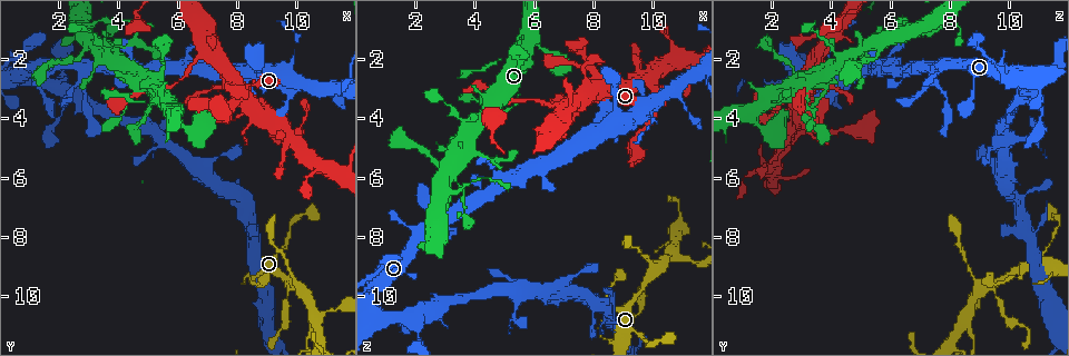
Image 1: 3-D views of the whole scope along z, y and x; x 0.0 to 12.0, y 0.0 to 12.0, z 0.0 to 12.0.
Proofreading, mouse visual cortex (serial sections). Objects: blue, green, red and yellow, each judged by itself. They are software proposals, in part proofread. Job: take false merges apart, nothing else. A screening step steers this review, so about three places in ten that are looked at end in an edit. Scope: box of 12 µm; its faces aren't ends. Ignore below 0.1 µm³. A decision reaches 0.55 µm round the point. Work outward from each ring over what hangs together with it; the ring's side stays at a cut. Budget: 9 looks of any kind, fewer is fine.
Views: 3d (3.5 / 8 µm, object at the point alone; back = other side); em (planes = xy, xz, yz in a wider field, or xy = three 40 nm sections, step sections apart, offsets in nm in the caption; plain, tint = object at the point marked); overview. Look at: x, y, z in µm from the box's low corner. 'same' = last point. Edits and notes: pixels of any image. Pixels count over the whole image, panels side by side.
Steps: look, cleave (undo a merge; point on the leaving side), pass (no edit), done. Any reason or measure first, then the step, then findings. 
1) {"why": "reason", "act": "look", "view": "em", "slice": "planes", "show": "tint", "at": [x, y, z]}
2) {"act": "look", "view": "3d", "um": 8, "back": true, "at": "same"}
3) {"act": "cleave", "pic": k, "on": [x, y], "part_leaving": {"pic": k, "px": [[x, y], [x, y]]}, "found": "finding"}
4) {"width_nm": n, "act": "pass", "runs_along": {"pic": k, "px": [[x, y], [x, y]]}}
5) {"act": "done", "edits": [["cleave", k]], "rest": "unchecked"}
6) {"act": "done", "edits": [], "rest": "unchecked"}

{"why": "calibre changes", "act": "look", "view": "3d", "um": 8, "back": true, "at": [8.3, 3.3, 2.9]}

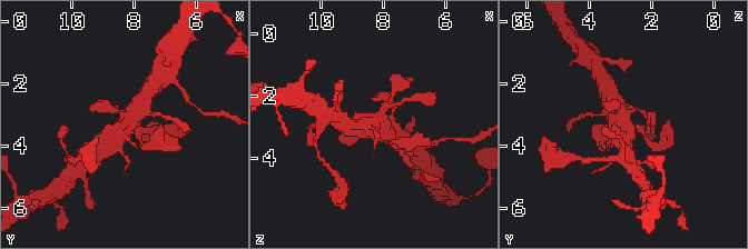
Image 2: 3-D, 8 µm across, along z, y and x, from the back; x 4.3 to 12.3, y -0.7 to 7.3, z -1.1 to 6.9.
{"why": "need the tissue", "act": "look", "view": "em", "slice": "xy", "step": 3, "show": "tint", "at": [8.3, 3.3, 2.9]}

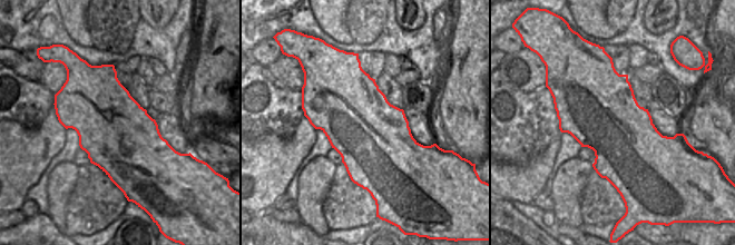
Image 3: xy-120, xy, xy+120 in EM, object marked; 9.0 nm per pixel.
{"act": "pass", "found": "one cell here"}

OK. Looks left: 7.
{"act": "look", "view": "3d", "um": 3.5, "at": [6.4, 2.3, 3.5]}

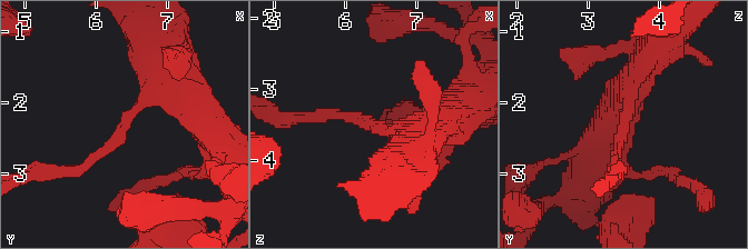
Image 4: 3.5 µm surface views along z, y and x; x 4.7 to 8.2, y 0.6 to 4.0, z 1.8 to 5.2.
{"arm_widths_nm": [150, 350], "act": "look", "view": "em", "slice": "xy", "step": 5, "show": "tint", "at": [6.40, 2.30, 3.50]}

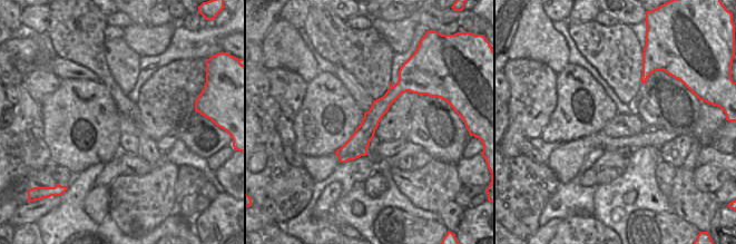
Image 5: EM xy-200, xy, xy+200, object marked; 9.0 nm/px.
{"width_nm": 200, "act": "pass", "runs_along": {"pic": 4, "px": [[183, 96], [153, 92], [115, 143], [70, 170]]}, "found": "continuous, no second cell"}

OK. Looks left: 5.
{"why": "three arms meet", "act": "look", "view": "3d", "um": 3.5, "at": [2.9, 1.7, 5.7]}

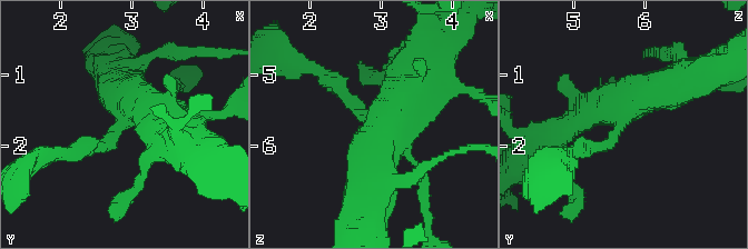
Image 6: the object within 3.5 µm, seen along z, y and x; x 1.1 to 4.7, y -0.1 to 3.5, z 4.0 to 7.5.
{"act": "look", "view": "em", "slice": "planes", "show": "plain", "at": [2.85, 1.65, 5.70]}

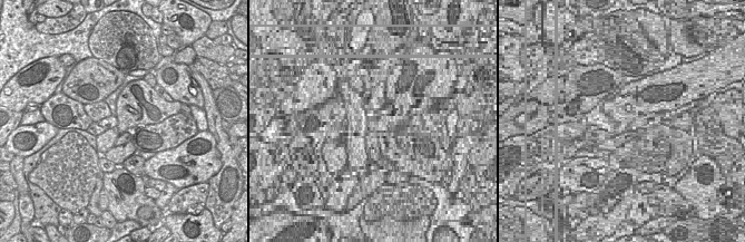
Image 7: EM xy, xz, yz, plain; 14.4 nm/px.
{"why": "with the object marked", "act": "look", "view": "em", "slice": "planes", "show": "tint", "at": "same"}

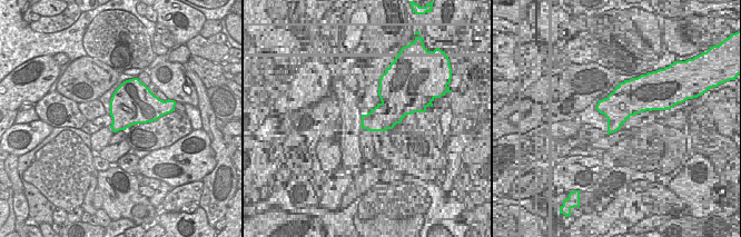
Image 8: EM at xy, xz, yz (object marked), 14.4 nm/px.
{"act": "pass", "runs_along": {"pic": 6, "px": [[419, 67], [371, 187]]}, "found": "all the same cell"}

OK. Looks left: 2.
{"why": "four or more arms meet", "act": "look", "view": "3d", "um": 8, "at": [10.1, 9.6, 9.2]}

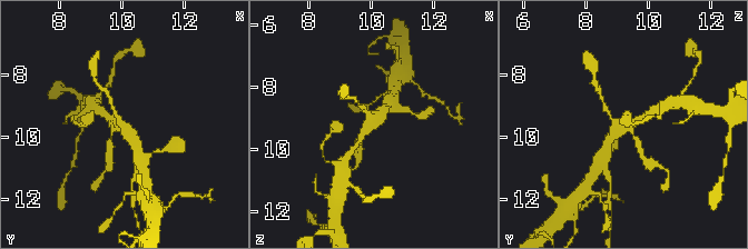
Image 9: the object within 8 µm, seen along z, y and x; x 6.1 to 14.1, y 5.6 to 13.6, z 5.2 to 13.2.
{"arms": 4, "arm_widths_nm": [150, 150, 200, 300], "why": "shape alone is not enough", "act": "look", "view": "em", "slice": "xy", "step": 3, "show": "tint", "at": [10.1, 9.7, 9.1]}

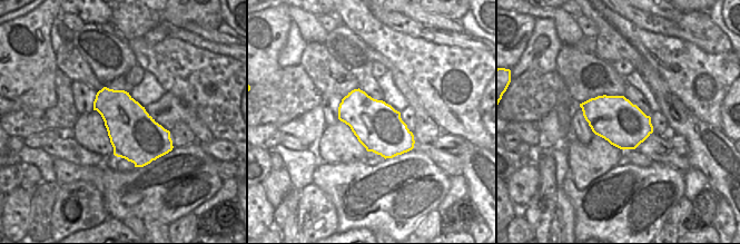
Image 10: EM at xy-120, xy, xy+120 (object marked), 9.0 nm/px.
{"act": "pass", "runs_along": {"pic": 9, "px": [[645, 117], [621, 127], [604, 150]]}, "found": "continuous, no second cell"}

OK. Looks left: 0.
{"act": "done", "edits": [], "rest": "unchecked"}

